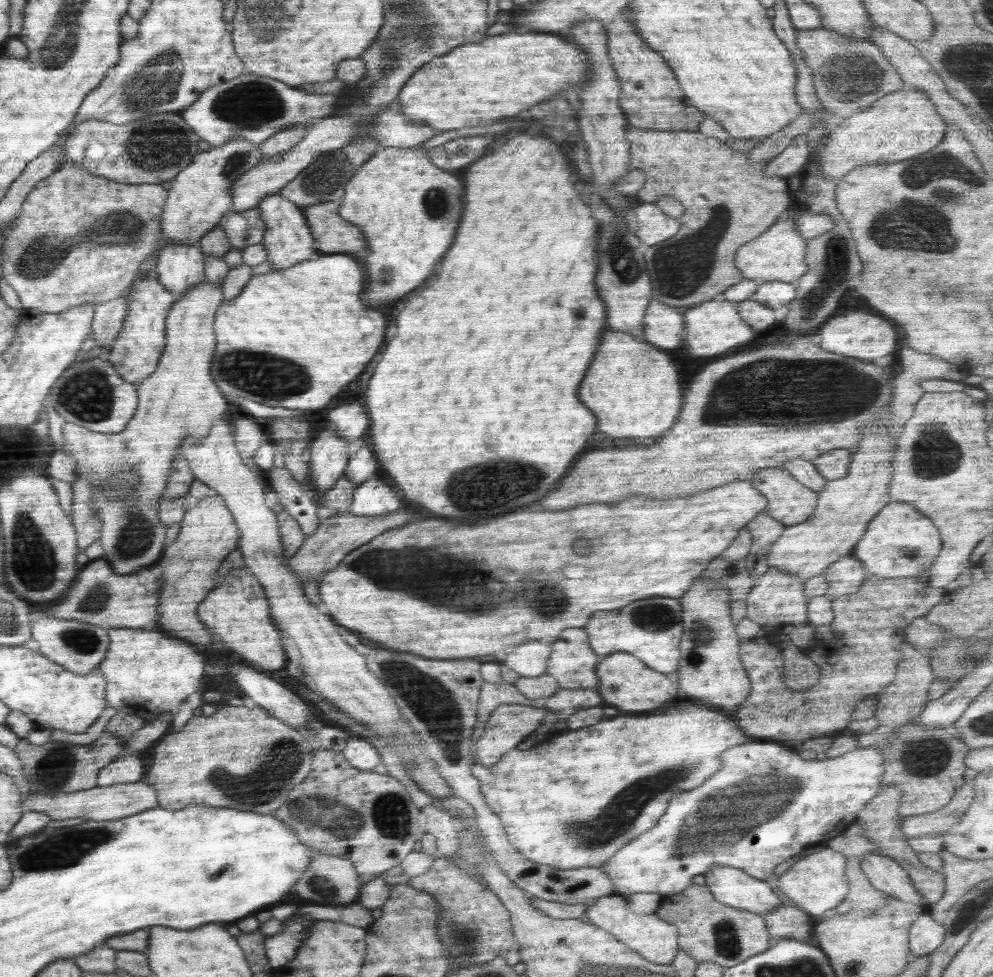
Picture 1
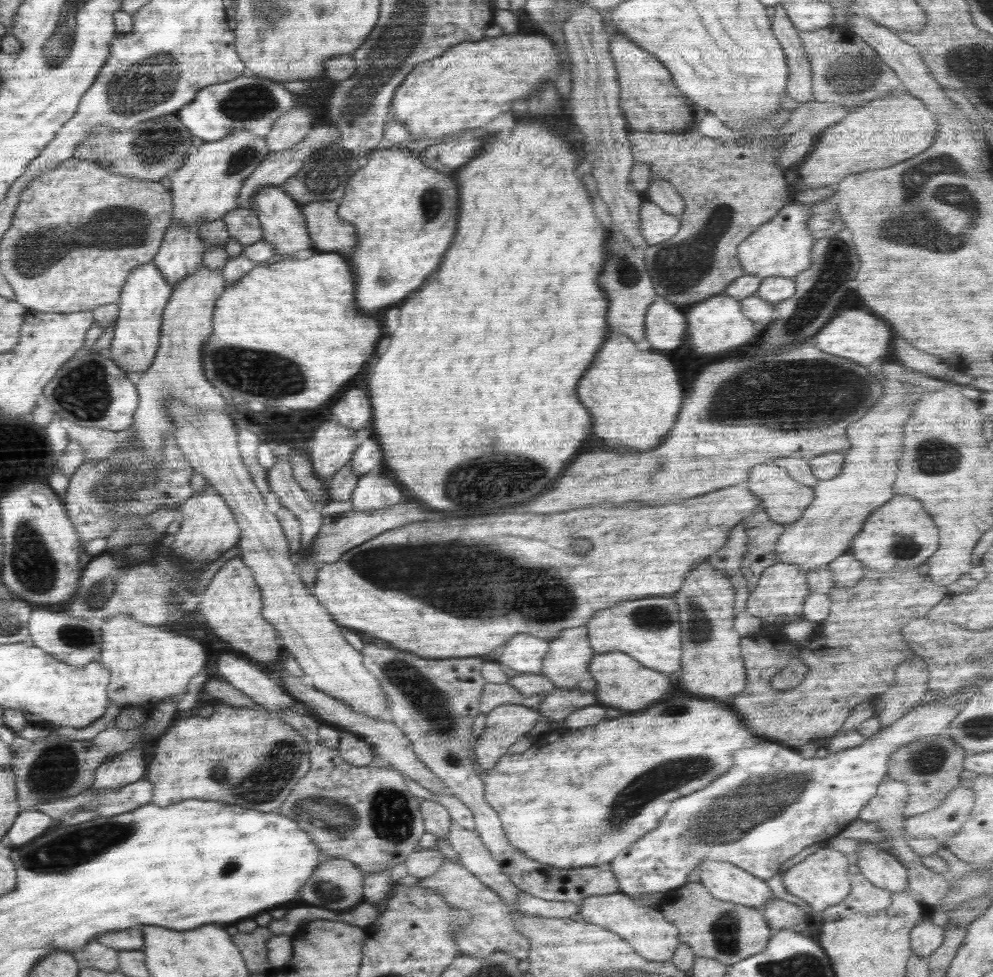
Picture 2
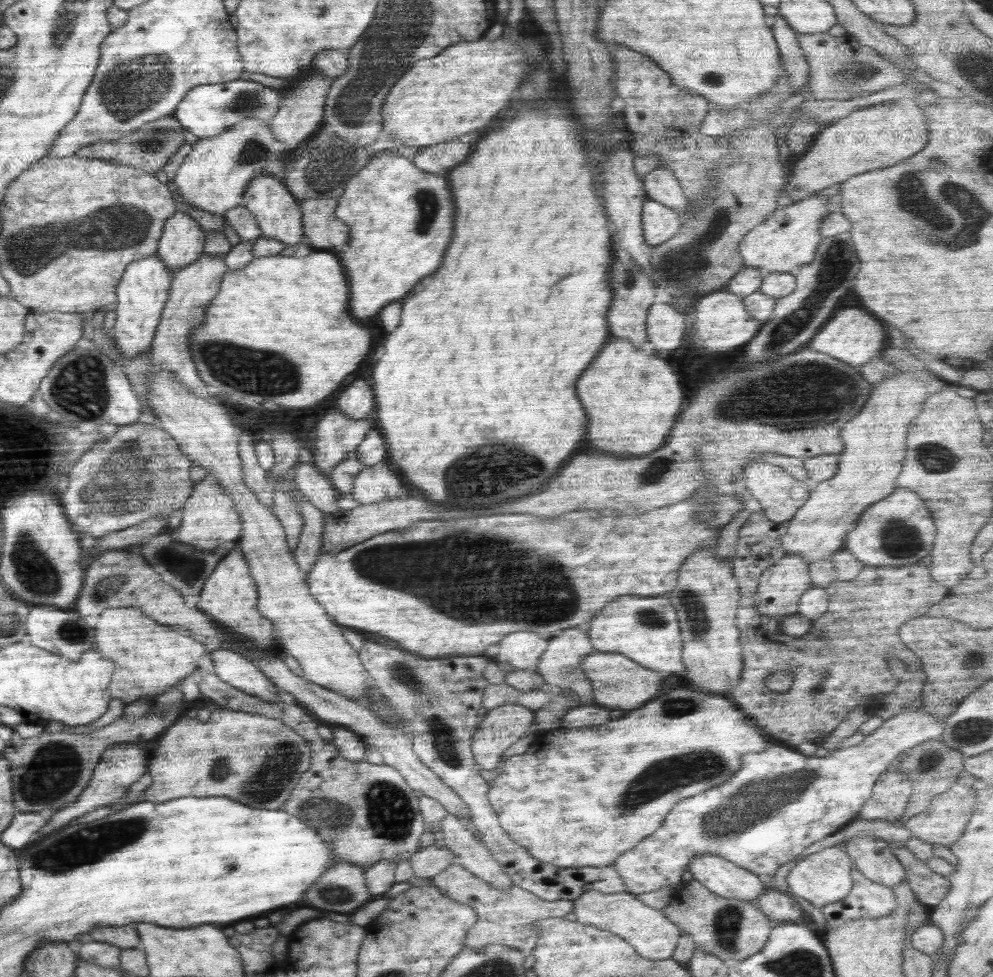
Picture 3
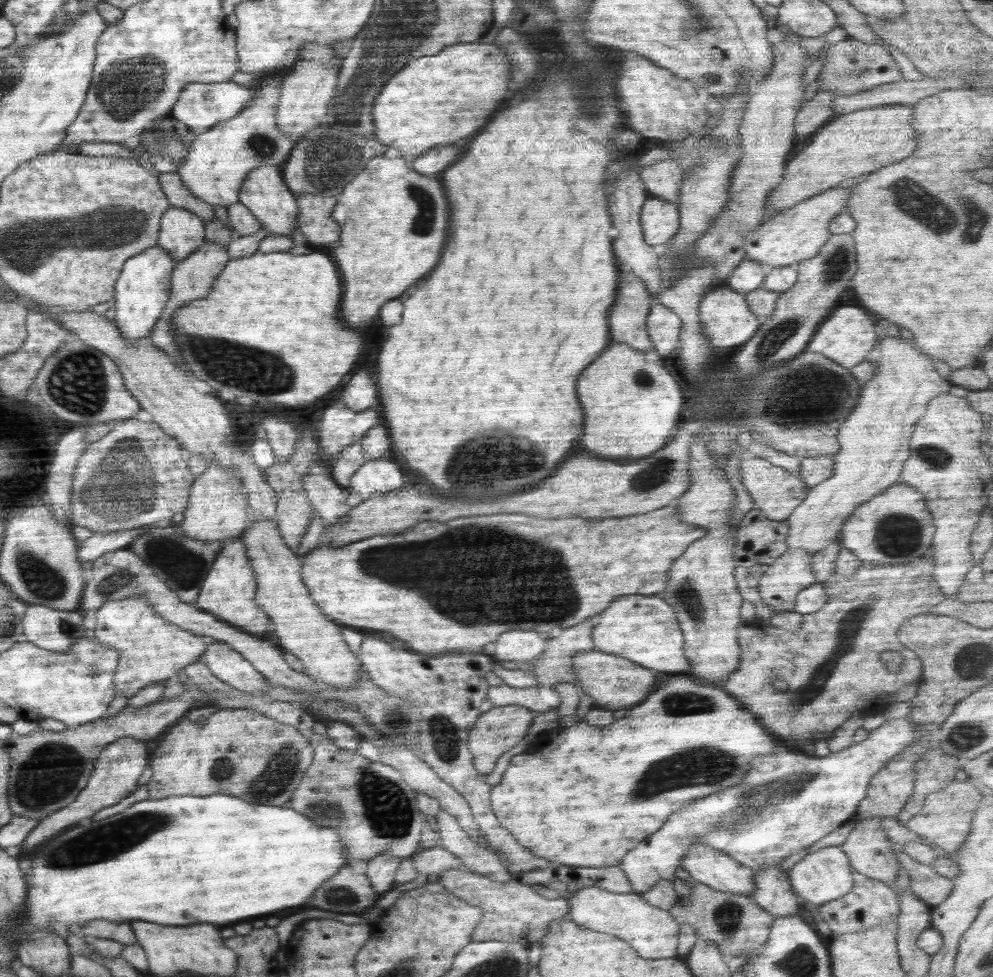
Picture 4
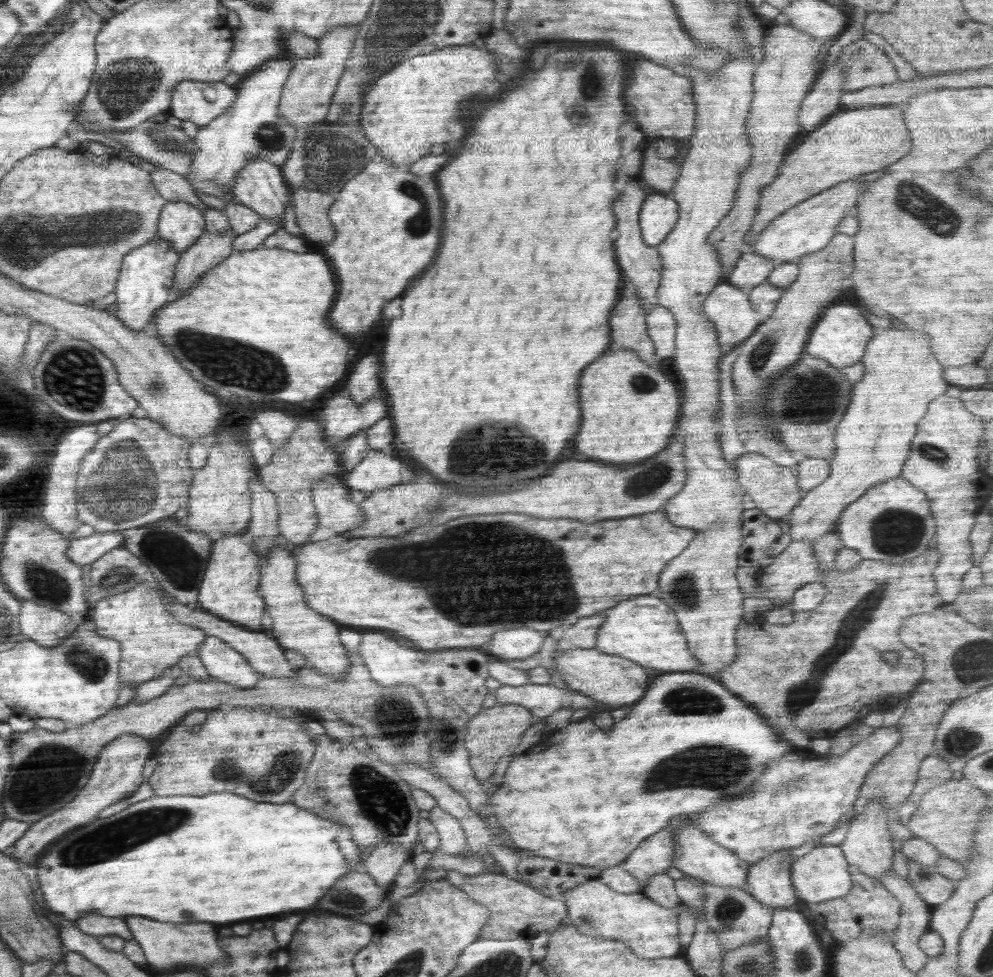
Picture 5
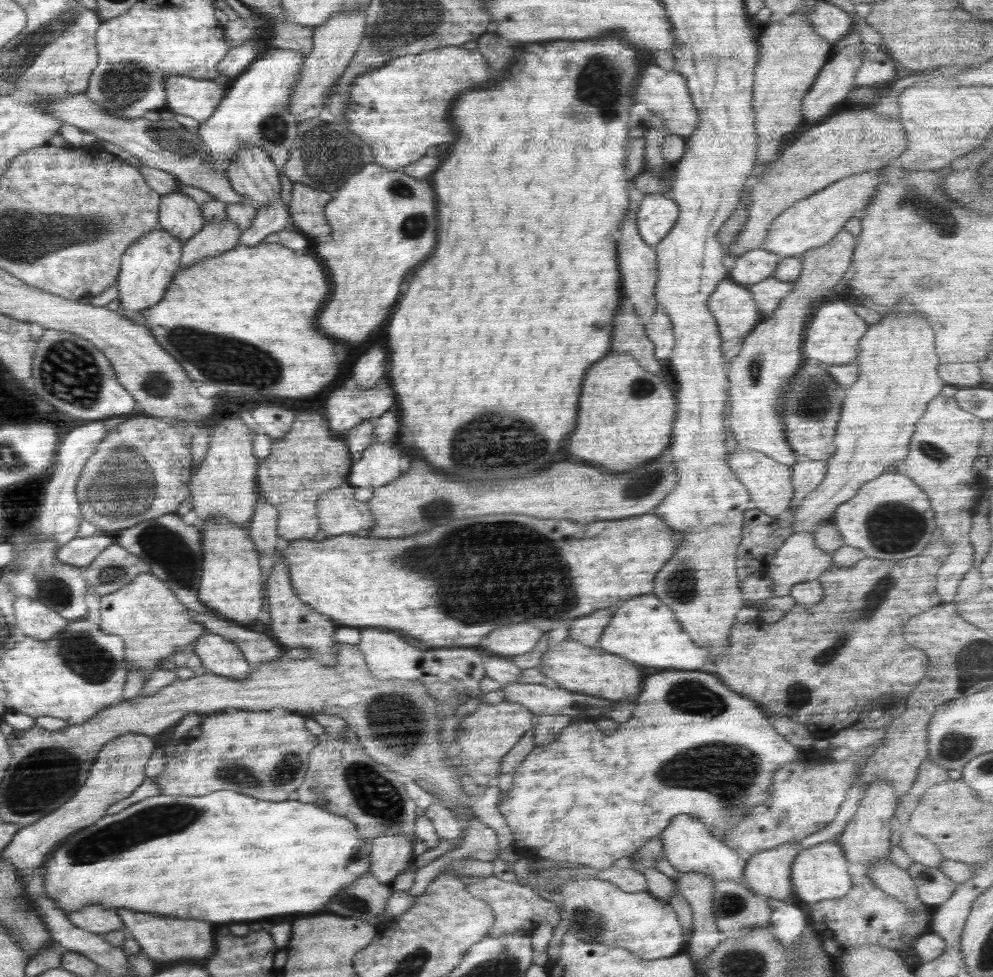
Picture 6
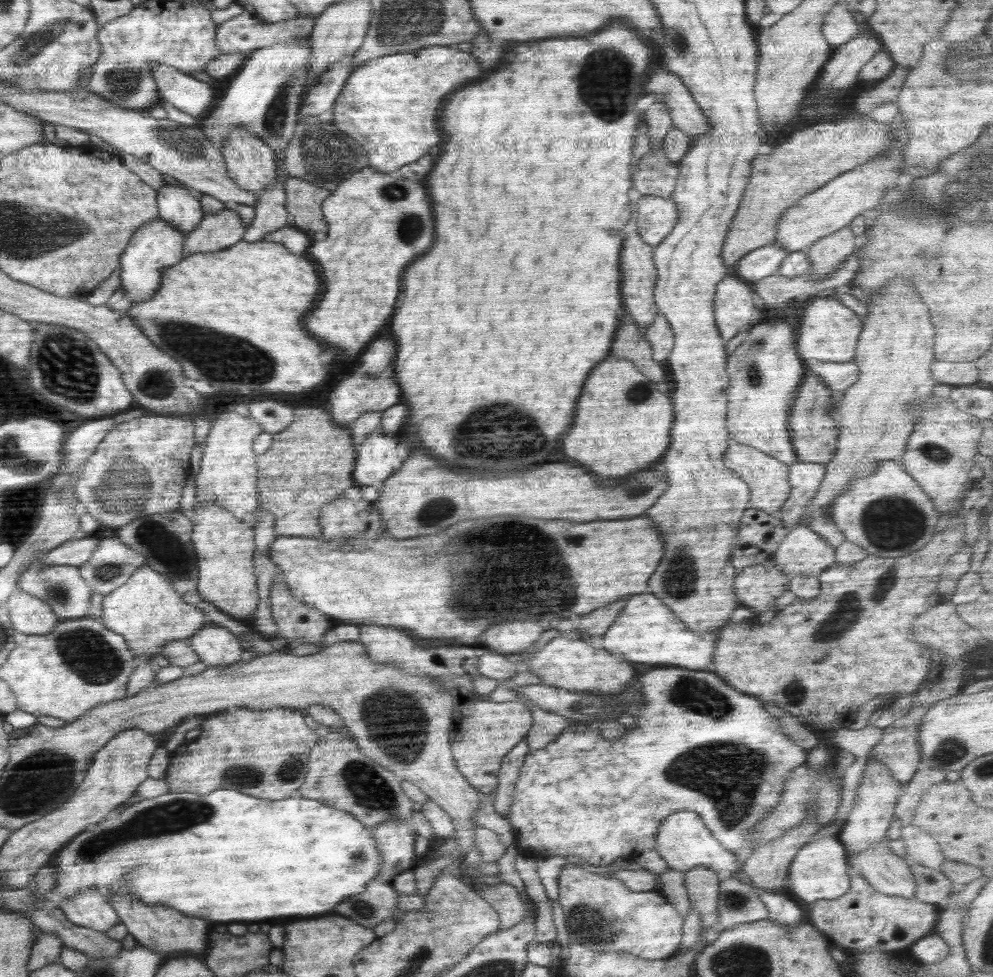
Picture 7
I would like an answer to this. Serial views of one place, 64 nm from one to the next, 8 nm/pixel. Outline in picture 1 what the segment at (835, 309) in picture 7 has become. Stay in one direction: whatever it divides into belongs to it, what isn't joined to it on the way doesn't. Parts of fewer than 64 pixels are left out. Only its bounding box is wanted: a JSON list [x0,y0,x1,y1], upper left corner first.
[815,310,900,361]

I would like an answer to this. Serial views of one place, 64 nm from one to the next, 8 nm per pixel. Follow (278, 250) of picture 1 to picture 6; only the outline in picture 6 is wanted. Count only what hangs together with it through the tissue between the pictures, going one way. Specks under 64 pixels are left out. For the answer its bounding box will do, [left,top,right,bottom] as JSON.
[226,148,280,209]

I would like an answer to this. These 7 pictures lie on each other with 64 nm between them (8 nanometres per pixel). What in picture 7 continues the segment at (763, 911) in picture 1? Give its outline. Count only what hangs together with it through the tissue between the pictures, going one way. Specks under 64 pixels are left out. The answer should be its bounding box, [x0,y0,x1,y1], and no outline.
[654,812,742,876]

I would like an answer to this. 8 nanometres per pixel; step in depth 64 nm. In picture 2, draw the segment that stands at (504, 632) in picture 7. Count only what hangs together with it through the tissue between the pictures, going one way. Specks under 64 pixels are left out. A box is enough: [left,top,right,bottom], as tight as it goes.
[495,634,549,674]

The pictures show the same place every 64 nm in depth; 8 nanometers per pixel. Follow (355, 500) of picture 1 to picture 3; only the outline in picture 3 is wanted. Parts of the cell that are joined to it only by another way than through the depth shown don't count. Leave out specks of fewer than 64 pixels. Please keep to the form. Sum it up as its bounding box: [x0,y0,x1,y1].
[350,462,408,505]

